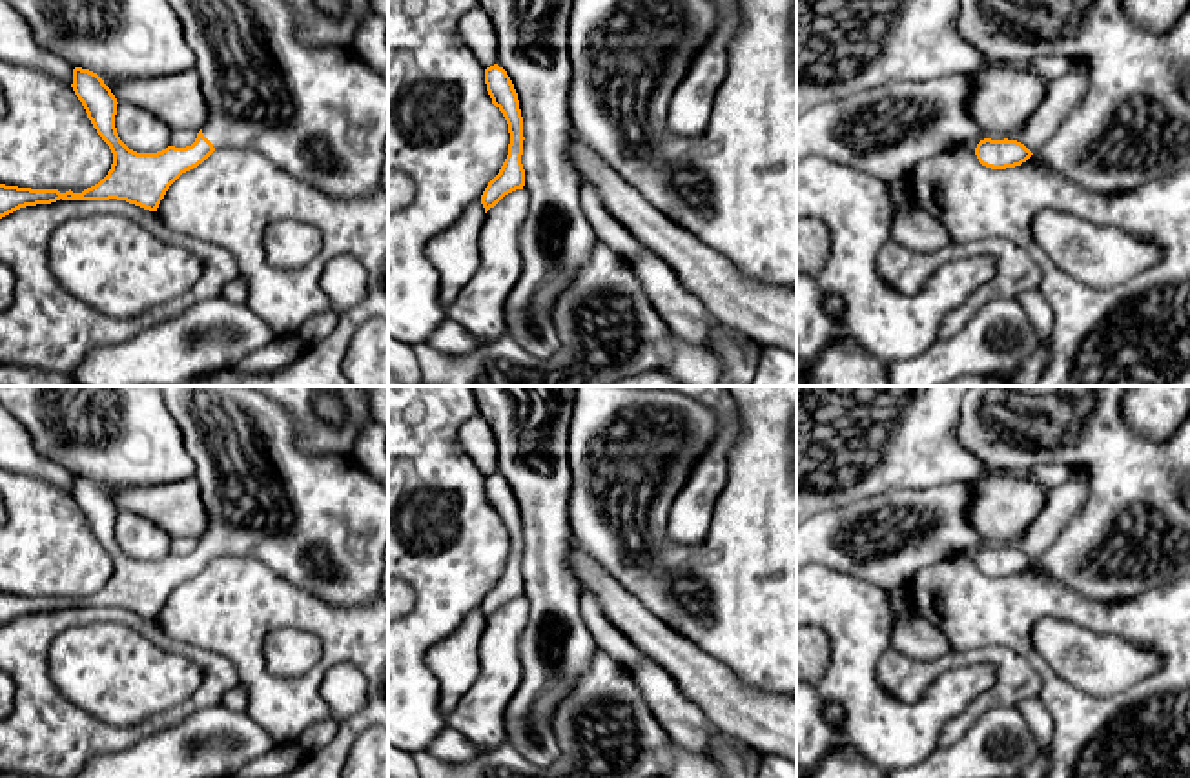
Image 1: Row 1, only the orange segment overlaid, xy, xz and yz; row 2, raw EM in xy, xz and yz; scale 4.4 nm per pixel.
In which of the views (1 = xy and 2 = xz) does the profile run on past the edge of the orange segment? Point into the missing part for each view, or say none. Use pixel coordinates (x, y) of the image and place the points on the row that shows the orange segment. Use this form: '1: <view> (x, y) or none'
1: xy (321, 113)
2: none

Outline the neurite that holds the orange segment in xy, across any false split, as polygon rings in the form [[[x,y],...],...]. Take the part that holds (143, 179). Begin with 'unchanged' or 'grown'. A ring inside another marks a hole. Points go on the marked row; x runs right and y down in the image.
grown; [[[168,0],[182,26],[184,38],[195,56],[200,91],[208,104],[208,120],[191,146],[168,146],[157,153],[137,153],[118,137],[115,128],[117,98],[104,80],[82,67],[73,69],[73,91],[82,102],[97,133],[109,146],[113,164],[108,175],[82,193],[71,189],[31,189],[0,184],[0,219],[26,206],[56,200],[126,200],[157,211],[169,186],[186,171],[202,164],[215,149],[255,149],[295,179],[337,199],[372,195],[381,188],[383,148],[388,138],[388,84],[354,51],[333,46],[306,46],[293,31],[293,9],[284,0]]]

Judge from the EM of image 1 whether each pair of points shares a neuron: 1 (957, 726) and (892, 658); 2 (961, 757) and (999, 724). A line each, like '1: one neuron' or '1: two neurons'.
1: one neuron
2: one neuron

